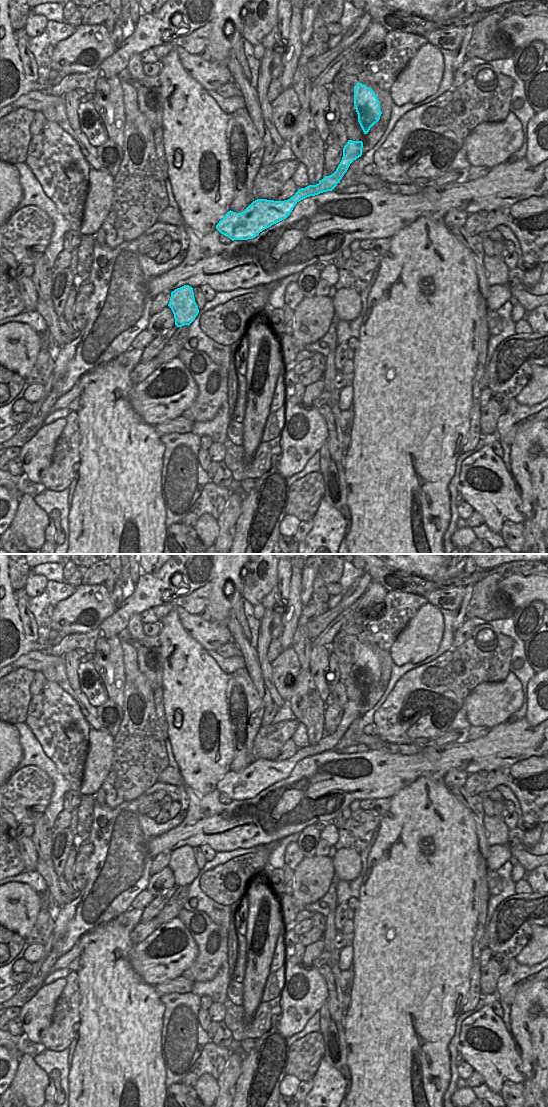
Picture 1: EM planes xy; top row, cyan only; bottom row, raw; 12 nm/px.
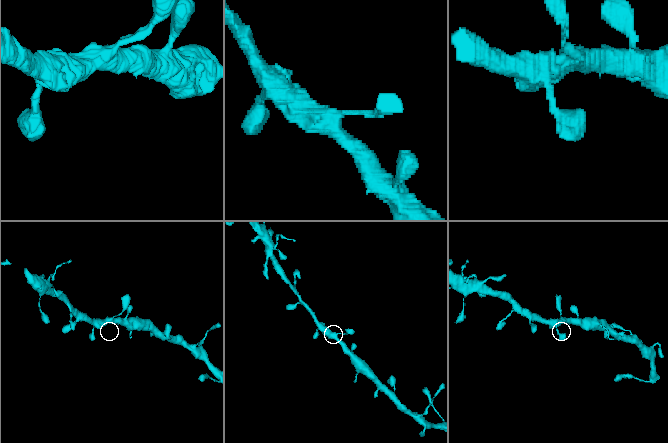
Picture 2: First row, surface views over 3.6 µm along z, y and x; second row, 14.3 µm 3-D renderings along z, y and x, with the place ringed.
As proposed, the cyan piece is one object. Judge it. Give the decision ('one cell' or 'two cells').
one cell

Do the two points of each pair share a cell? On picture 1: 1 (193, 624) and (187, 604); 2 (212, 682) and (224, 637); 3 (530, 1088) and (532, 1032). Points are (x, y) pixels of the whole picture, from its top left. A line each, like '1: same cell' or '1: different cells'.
1: different cells
2: different cells
3: same cell

